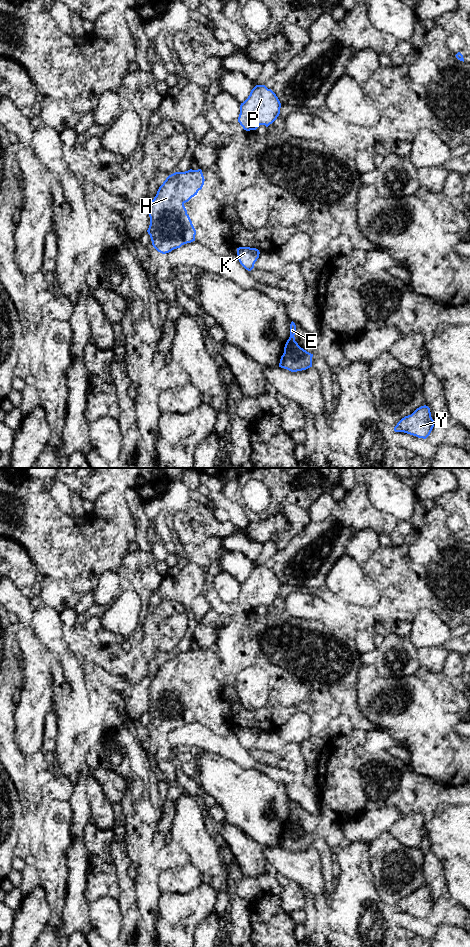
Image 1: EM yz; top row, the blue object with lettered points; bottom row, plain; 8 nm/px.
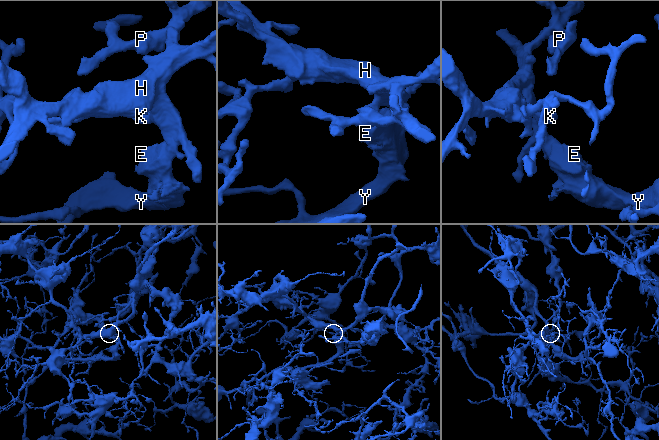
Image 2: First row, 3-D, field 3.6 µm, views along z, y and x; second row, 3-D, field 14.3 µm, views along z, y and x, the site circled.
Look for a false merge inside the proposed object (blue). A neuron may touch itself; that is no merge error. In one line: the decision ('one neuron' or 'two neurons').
one neuron

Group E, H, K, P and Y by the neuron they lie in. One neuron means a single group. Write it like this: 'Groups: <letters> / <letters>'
Groups: E H K P Y

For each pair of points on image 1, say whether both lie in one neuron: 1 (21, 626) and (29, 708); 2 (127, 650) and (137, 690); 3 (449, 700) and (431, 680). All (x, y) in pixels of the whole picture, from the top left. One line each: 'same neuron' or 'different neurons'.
1: same neuron
2: different neurons
3: same neuron

